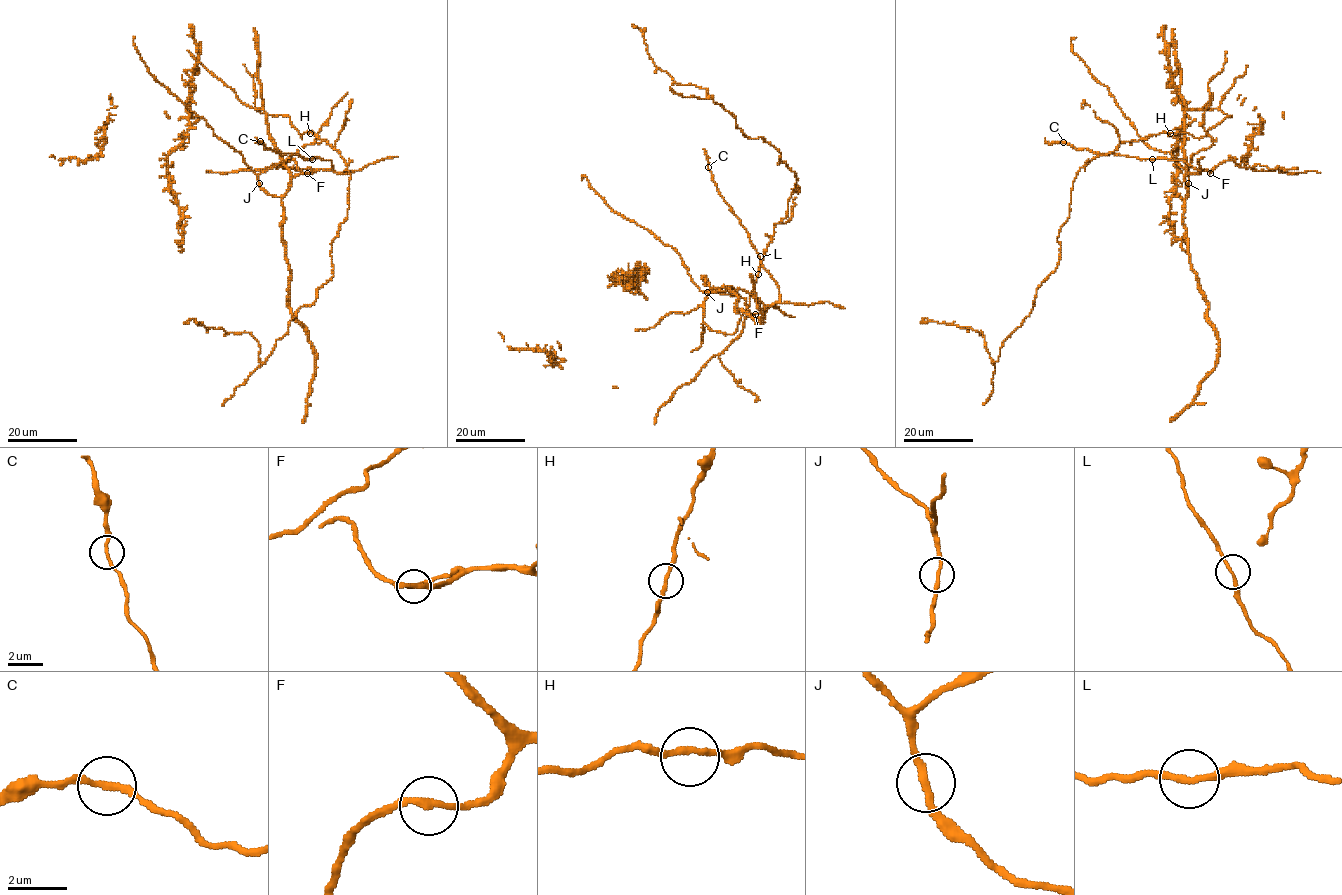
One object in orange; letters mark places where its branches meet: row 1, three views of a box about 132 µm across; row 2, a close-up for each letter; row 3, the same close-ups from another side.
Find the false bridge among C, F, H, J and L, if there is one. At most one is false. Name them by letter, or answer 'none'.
none

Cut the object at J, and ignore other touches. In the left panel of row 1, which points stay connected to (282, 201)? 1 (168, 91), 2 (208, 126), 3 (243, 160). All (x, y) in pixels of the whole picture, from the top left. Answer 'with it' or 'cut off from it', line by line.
1: cut off from it
2: cut off from it
3: cut off from it

